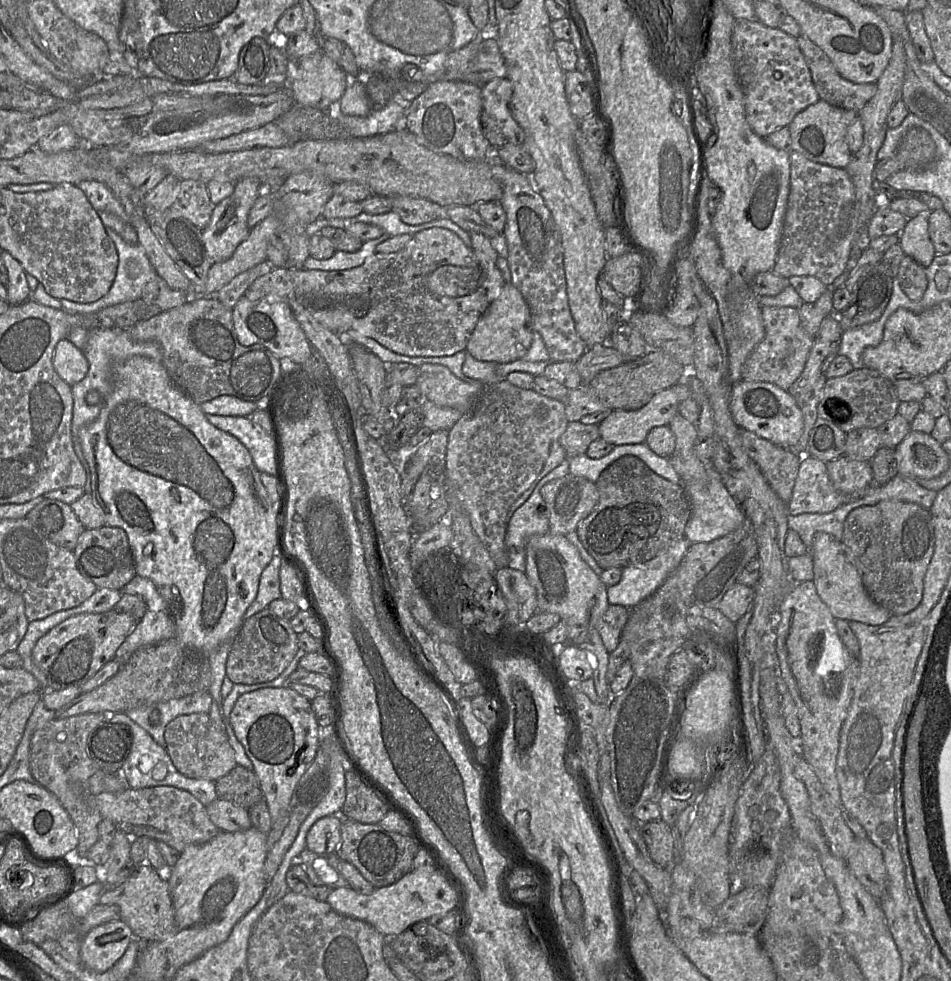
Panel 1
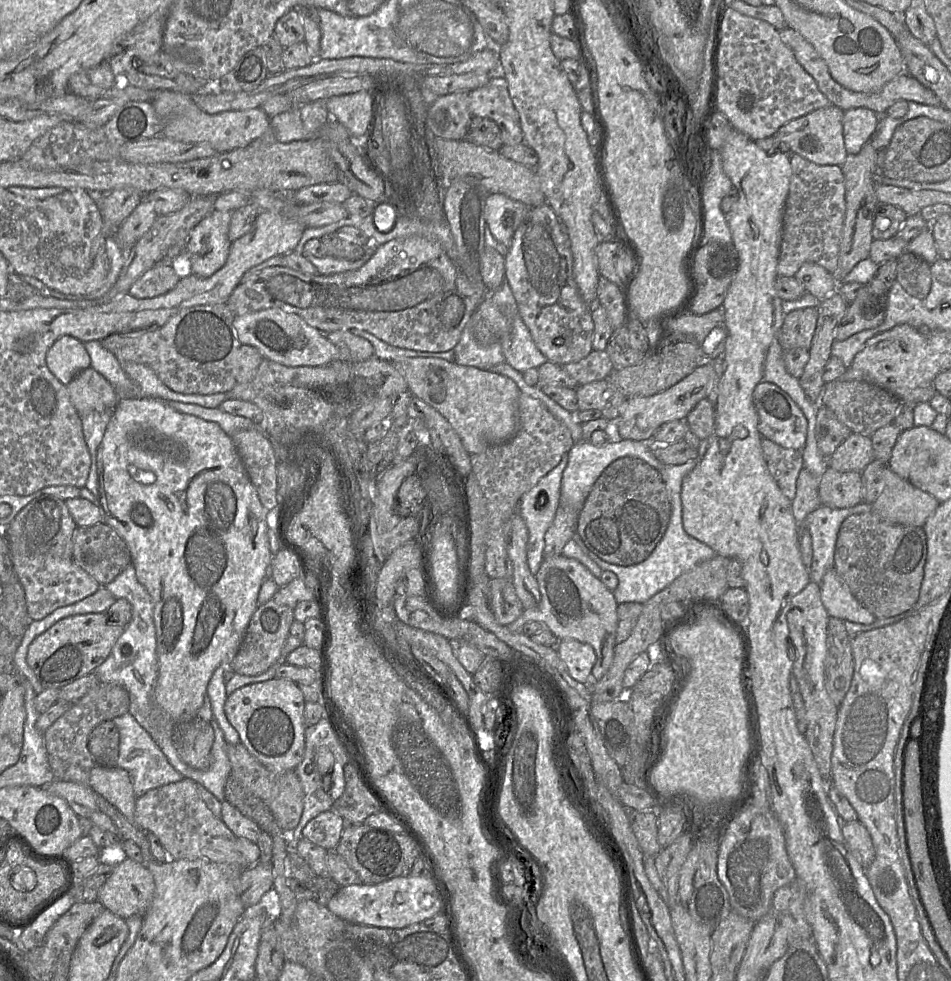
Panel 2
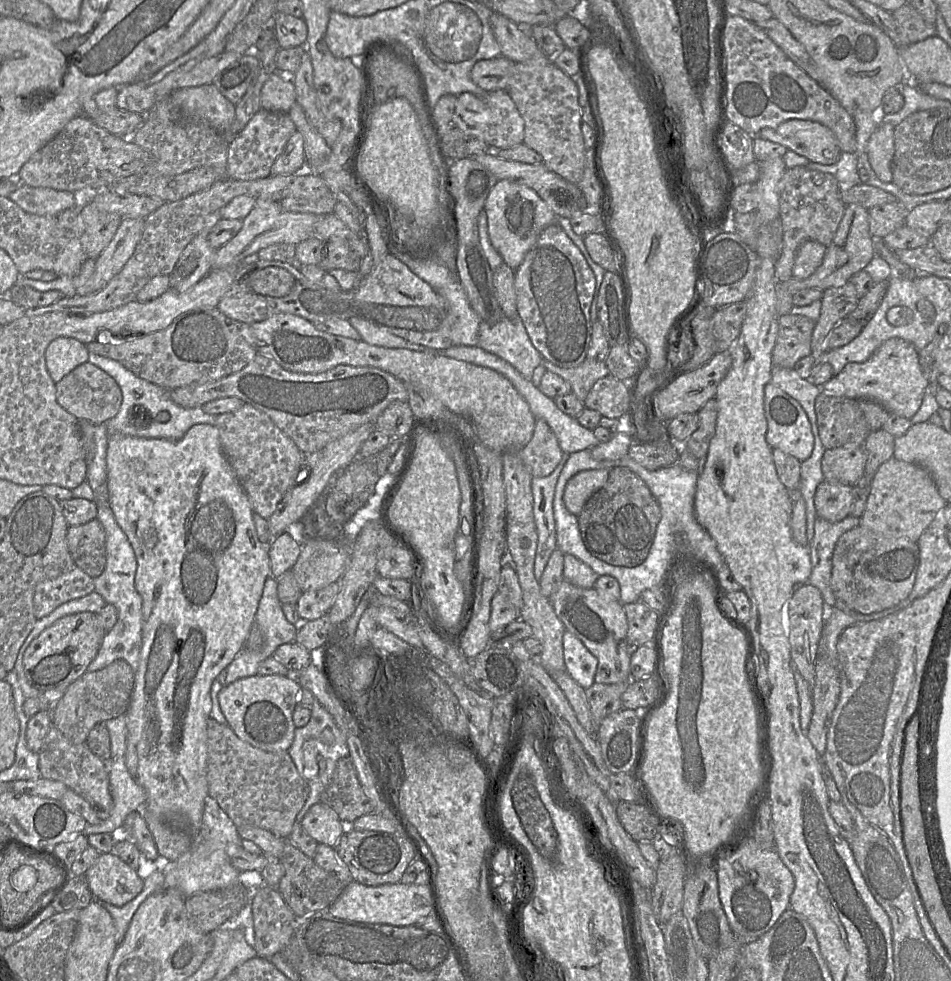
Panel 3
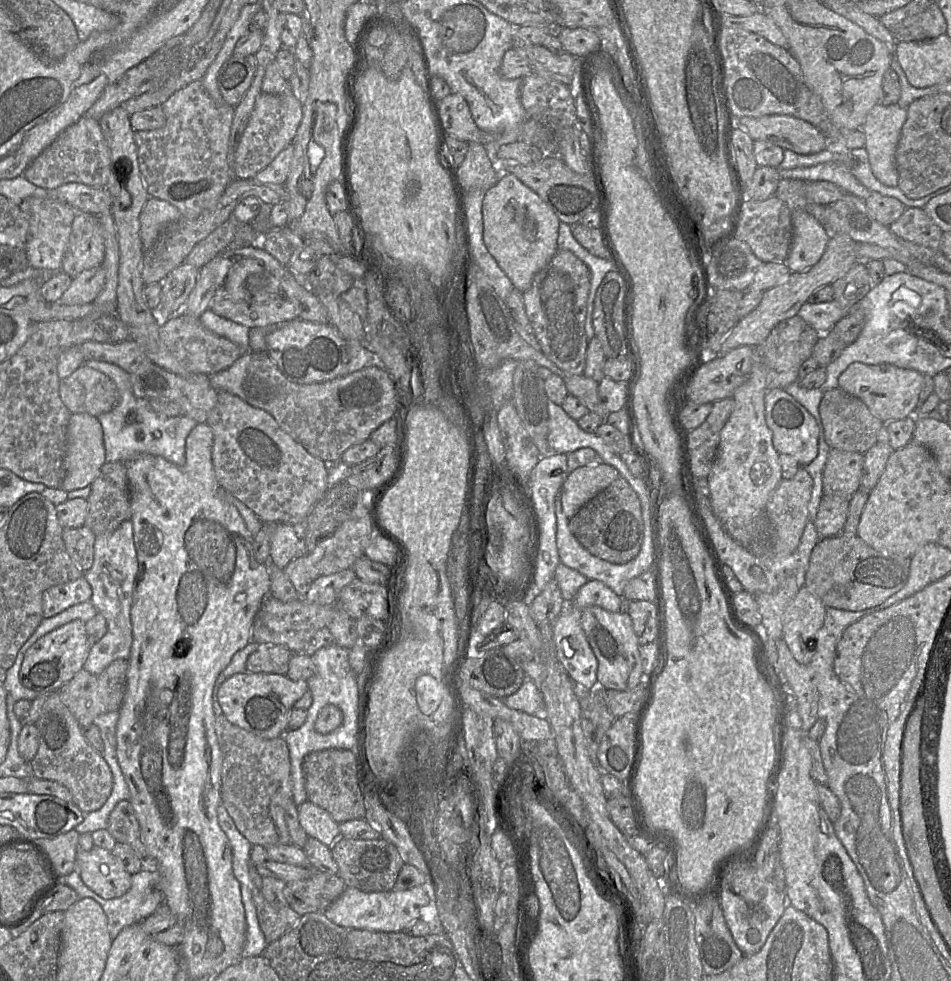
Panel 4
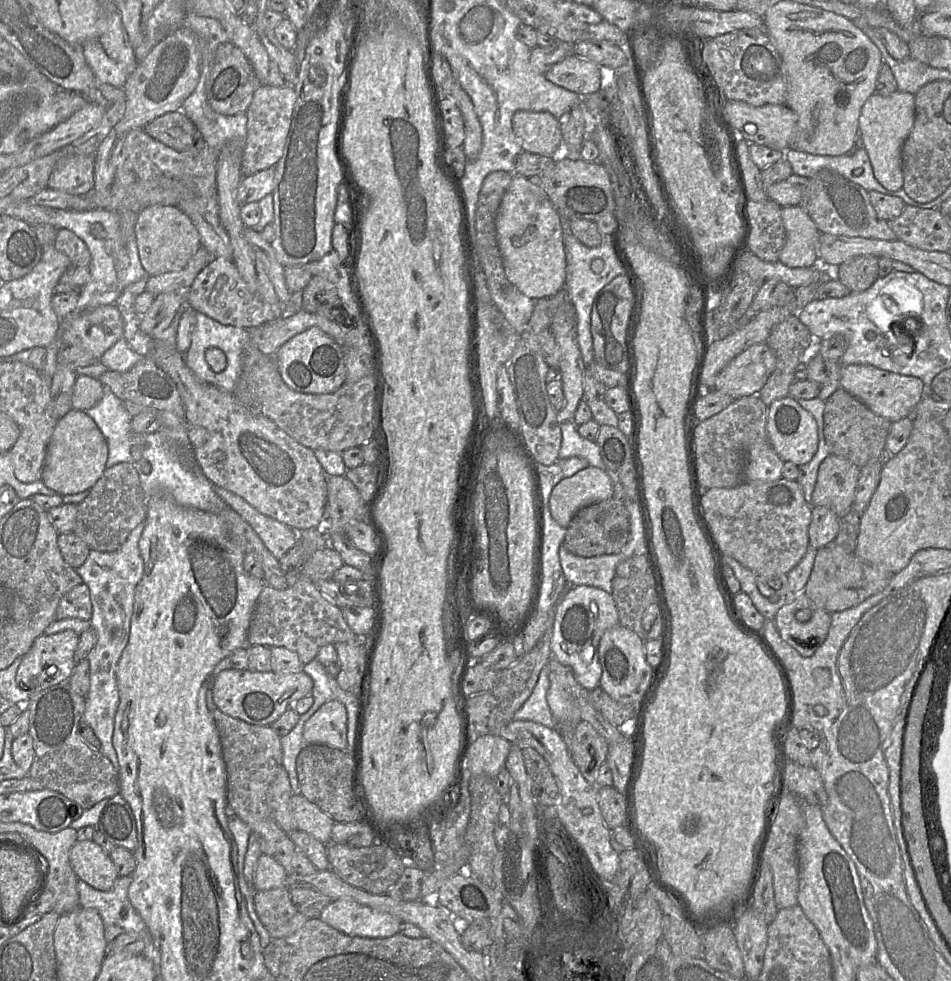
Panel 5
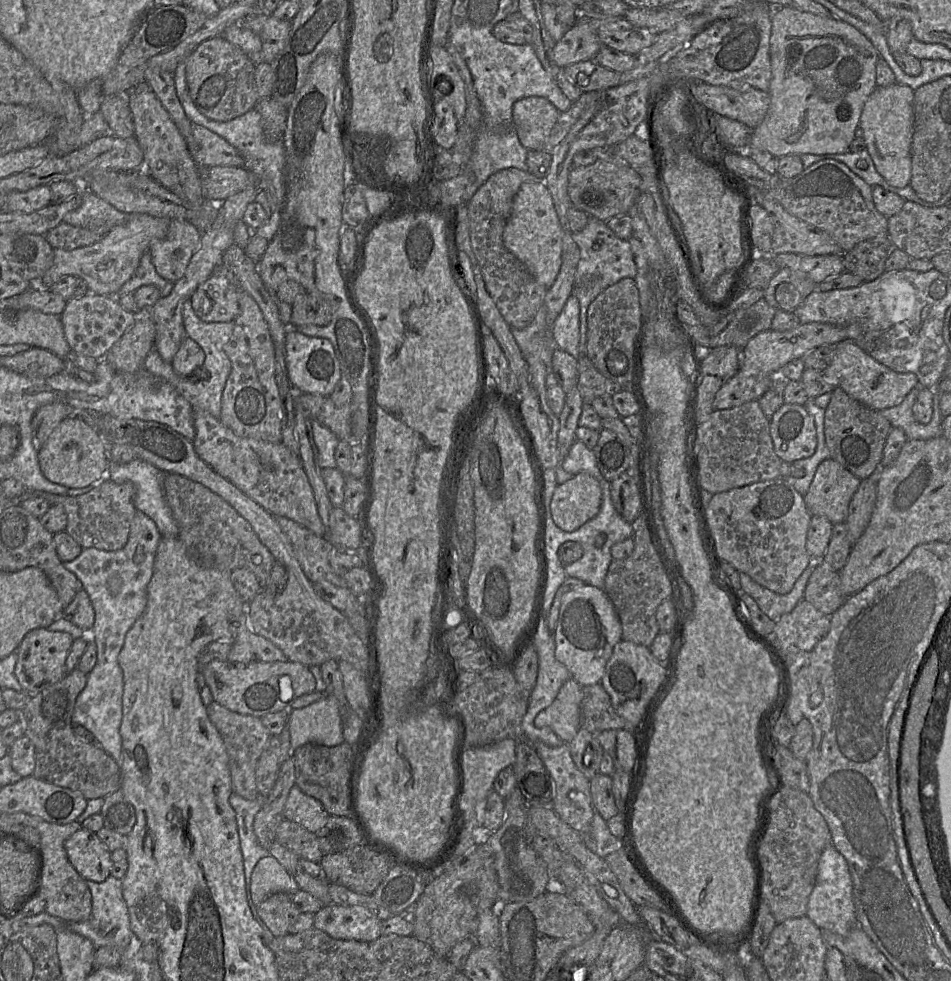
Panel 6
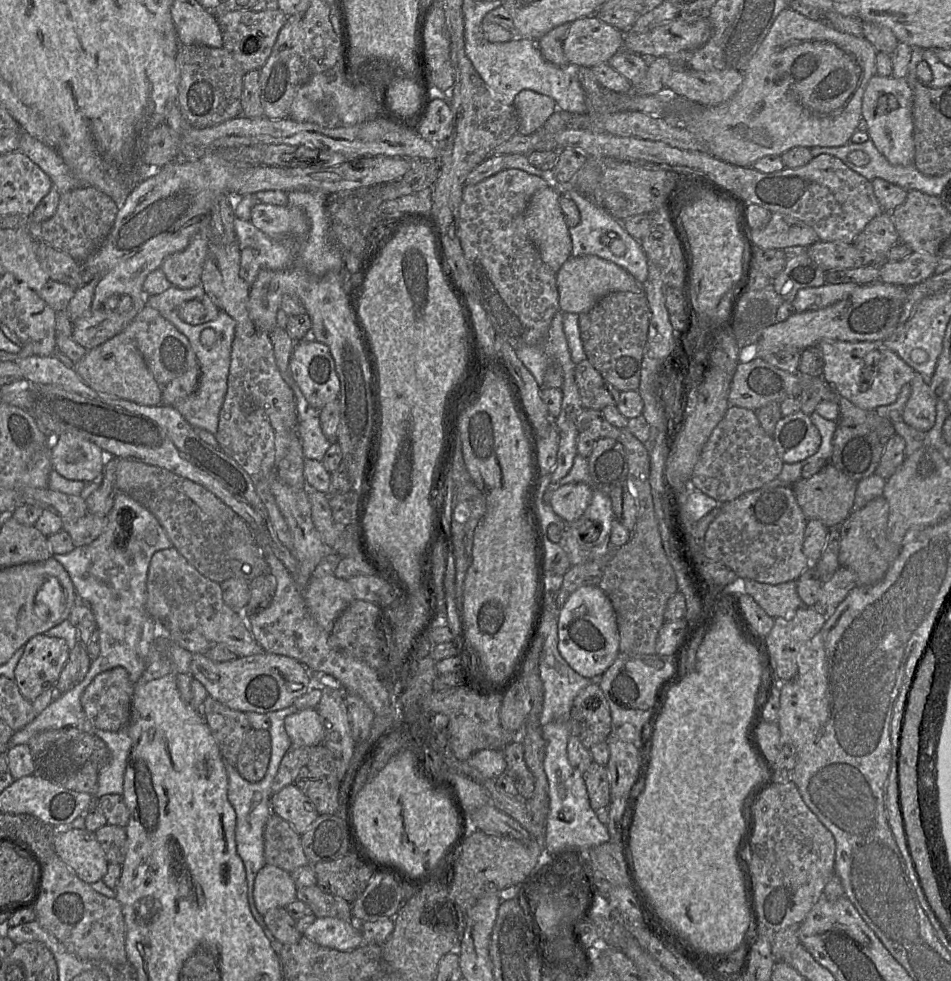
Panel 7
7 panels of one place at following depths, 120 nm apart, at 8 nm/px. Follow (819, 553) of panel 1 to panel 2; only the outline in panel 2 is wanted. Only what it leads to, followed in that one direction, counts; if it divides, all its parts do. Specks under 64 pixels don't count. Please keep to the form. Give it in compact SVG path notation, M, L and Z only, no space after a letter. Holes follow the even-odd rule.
M835 568L825 573L819 586L822 603L830 617L865 625L877 619L856 599Z

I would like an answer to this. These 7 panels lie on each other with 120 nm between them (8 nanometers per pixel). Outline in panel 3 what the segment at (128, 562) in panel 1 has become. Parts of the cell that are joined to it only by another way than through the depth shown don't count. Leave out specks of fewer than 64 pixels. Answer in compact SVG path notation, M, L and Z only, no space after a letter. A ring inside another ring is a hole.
M99 520L72 526L67 531L67 544L77 567L93 579L106 567L106 533Z

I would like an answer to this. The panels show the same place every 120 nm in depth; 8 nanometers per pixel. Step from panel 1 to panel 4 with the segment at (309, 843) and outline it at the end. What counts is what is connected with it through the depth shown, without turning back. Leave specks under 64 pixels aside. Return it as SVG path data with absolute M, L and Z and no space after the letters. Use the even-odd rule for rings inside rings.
M307 800L297 810L299 823L308 837L330 847L340 836L339 824L325 809Z

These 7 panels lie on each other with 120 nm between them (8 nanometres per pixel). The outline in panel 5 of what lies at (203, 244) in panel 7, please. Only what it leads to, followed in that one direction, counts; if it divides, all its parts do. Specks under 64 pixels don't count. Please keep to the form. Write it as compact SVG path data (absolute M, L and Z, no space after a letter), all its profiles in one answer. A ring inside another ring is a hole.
M152 205L138 213L135 234L139 257L149 276L183 269L202 246L190 218L178 206Z

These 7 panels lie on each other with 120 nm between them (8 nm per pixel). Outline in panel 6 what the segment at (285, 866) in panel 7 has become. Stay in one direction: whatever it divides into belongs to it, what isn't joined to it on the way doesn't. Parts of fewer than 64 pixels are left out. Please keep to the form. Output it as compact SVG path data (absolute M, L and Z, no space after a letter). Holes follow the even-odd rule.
M286 819L276 831L276 842L291 850L300 859L320 863L323 857L316 834Z

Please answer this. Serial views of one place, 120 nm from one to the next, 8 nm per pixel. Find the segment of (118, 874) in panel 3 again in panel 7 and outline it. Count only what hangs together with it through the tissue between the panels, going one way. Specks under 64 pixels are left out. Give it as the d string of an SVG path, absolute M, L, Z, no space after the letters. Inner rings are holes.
M87 829L57 831L53 838L55 854L87 884L101 880L108 861L95 834Z

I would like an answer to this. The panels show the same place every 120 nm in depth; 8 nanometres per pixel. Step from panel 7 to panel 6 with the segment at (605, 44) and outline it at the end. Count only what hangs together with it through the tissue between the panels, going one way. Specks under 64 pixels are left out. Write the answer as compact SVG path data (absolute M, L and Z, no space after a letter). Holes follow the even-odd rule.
M582 19L554 44L550 59L557 66L565 68L580 61L594 60L601 47L602 44L588 24L588 19Z

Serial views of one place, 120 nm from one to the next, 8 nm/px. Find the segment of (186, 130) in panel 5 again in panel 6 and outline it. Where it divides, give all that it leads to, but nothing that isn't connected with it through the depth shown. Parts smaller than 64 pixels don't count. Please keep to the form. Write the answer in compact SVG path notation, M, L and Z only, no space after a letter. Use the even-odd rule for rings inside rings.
M191 123L186 144L191 158L199 168L244 166L244 159L235 147L202 125Z

